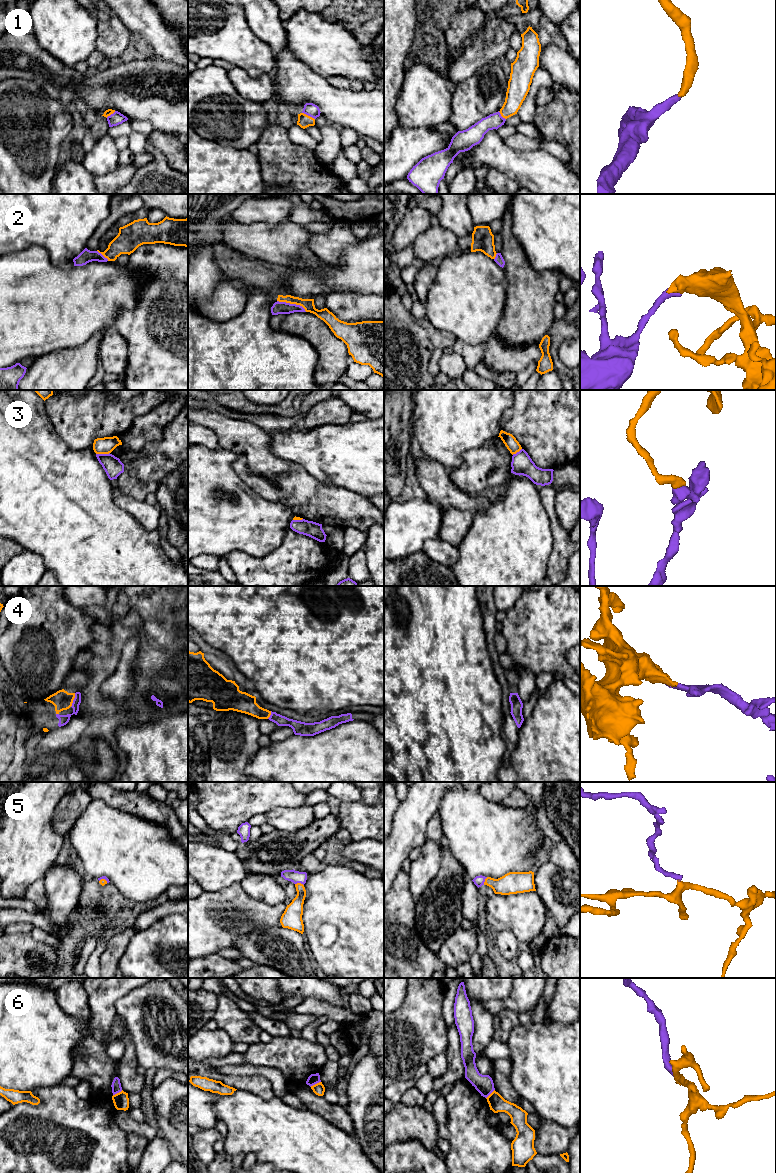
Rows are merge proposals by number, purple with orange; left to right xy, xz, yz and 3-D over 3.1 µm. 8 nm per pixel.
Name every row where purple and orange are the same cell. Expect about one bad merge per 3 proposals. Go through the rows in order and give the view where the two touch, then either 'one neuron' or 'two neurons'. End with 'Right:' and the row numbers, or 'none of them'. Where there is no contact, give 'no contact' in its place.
1: meets purple in xz; one neuron
2: meets purple in xz; two neurons
3: meets purple in xy; two neurons
4: meets purple in xy; one neuron
5: meets purple in xz; one neuron
6: meets purple in xz; two neurons
Right: 1, 4, 5

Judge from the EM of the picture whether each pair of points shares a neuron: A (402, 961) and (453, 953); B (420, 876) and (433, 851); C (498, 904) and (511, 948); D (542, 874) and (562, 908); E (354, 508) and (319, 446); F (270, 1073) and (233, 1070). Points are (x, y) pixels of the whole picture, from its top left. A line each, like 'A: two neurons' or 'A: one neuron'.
A: two neurons
B: one neuron
C: two neurons
D: one neuron
E: two neurons
F: one neuron

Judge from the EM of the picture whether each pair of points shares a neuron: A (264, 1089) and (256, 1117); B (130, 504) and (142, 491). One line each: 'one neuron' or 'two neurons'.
A: two neurons
B: two neurons

